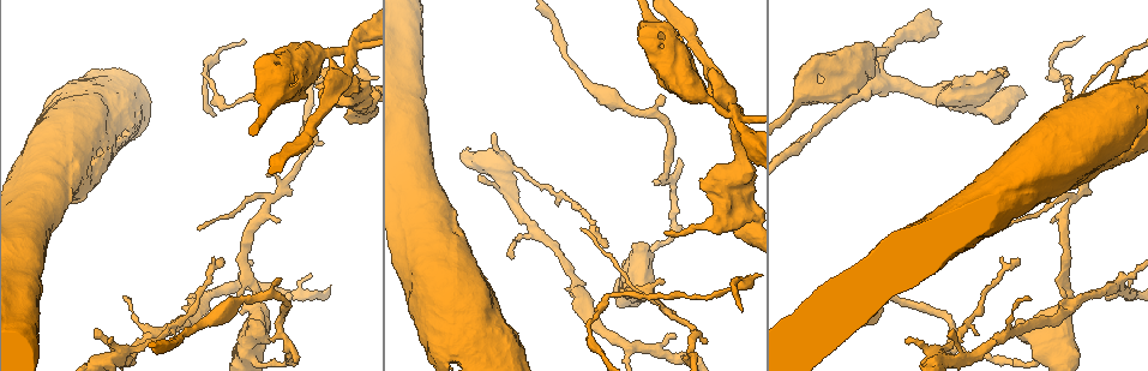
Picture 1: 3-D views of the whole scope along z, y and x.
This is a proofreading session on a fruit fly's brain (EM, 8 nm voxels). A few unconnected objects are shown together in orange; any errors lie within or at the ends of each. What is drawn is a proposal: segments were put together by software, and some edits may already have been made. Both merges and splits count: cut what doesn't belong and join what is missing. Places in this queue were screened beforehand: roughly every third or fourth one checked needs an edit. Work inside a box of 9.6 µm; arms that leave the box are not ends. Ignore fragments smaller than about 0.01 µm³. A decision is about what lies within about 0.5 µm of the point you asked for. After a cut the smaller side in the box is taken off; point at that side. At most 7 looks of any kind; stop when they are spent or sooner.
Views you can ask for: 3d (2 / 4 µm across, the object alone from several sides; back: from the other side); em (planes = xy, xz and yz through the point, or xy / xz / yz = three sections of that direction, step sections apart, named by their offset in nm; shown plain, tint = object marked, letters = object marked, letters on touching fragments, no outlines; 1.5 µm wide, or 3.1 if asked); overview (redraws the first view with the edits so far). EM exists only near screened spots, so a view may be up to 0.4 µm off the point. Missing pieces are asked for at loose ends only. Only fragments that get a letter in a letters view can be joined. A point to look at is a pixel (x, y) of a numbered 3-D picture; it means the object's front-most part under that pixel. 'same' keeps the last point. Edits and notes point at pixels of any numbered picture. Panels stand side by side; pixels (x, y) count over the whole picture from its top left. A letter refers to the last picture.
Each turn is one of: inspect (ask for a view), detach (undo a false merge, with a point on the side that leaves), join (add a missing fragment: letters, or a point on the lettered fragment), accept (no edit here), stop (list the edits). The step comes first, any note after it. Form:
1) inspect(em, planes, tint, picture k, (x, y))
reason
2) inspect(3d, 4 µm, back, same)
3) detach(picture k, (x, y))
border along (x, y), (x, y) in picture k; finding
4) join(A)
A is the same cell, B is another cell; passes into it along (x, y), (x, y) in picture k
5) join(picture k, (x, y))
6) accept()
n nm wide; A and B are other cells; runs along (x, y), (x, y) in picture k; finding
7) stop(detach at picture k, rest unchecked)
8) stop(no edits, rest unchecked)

inspect(3d, 4 µm, picture 1, (278, 220))
free end

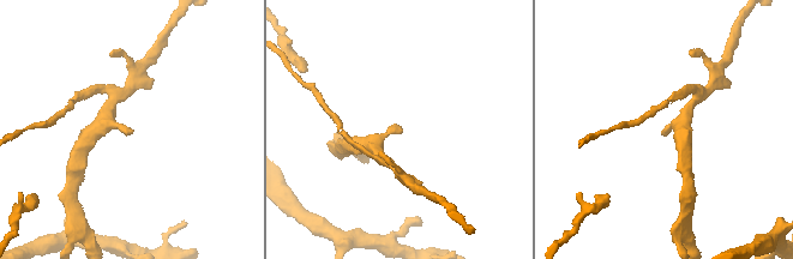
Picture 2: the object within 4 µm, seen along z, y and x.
inspect(em, planes, letters, picture 2, (668, 132))
need the tissue

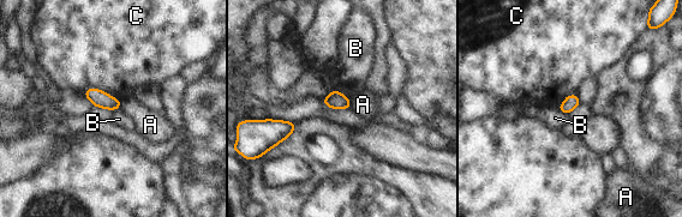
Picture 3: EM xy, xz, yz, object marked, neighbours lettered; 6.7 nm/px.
accept()
A, B and C are other cells; border along (557, 108), (568, 114) in picture 3; no lettered fragment goes on from it

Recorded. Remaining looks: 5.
inspect(em, xz, step 8, letters, picture 1, (675, 338))
branch stops here

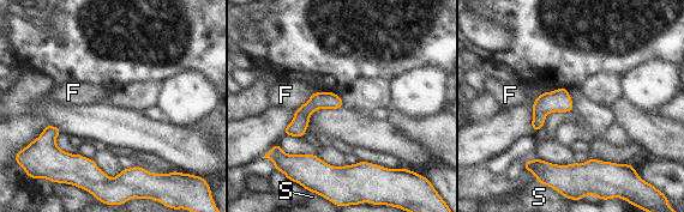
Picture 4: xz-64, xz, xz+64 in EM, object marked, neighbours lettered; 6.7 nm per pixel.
inspect(em, planes, letters, same)

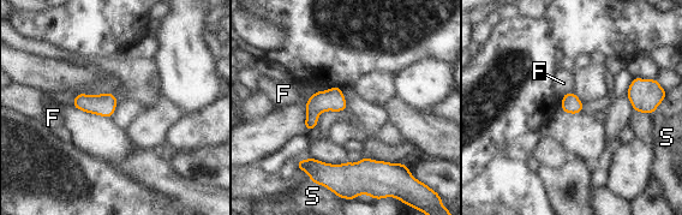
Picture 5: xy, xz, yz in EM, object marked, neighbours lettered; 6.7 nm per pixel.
accept()
F and S are other cells; no lettered fragment goes on from it

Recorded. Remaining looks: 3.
inspect(em, planes, letters, picture 1, (1019, 260))
thin end

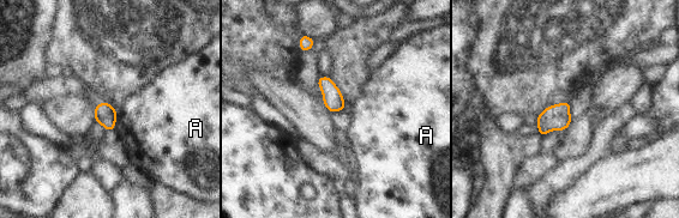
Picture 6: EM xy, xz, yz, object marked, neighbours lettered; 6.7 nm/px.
accept()
140 nm wide; A is another cell; border along (118, 113), (114, 128) in picture 6; no lettered fragment goes on from it

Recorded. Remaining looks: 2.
stop(no edits, rest unchecked)

